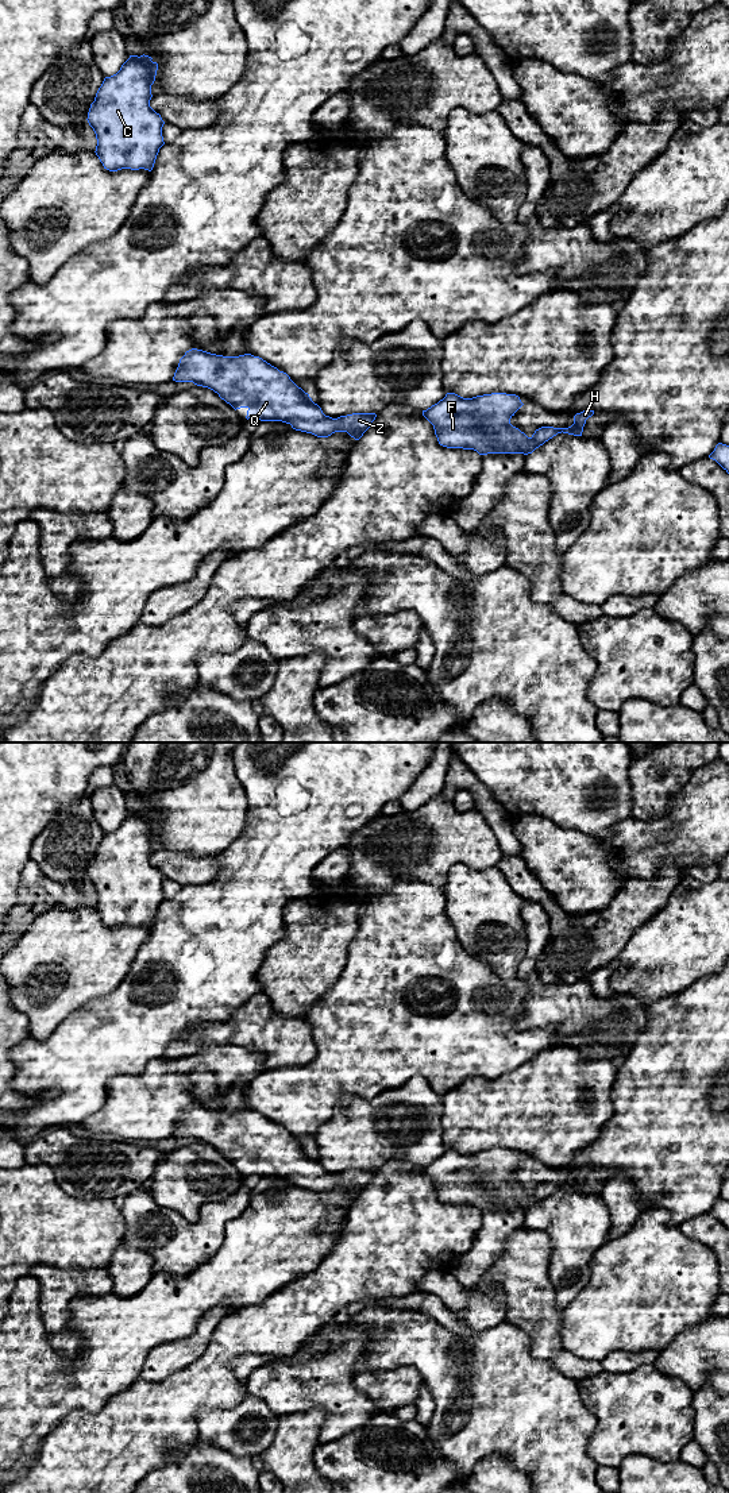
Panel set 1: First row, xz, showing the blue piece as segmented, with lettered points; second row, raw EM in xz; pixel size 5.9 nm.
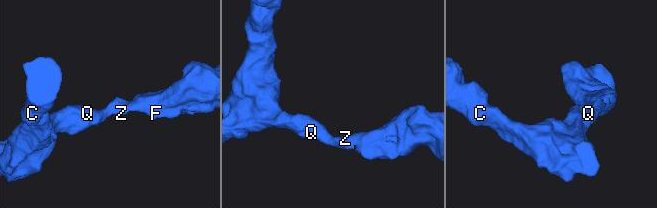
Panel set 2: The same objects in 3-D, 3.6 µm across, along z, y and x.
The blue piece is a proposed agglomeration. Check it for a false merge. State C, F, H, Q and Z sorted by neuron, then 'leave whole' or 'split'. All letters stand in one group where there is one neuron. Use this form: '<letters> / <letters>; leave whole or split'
C F H Q Z; leave whole

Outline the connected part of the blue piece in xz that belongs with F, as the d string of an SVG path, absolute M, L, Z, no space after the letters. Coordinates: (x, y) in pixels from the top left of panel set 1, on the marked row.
M447 393L437 404L423 410L423 416L433 425L443 447L474 450L479 455L528 455L558 433L582 436L586 420L594 414L594 410L583 410L574 416L574 424L568 428L541 427L528 437L510 424L522 405L516 394L491 393L463 398Z

